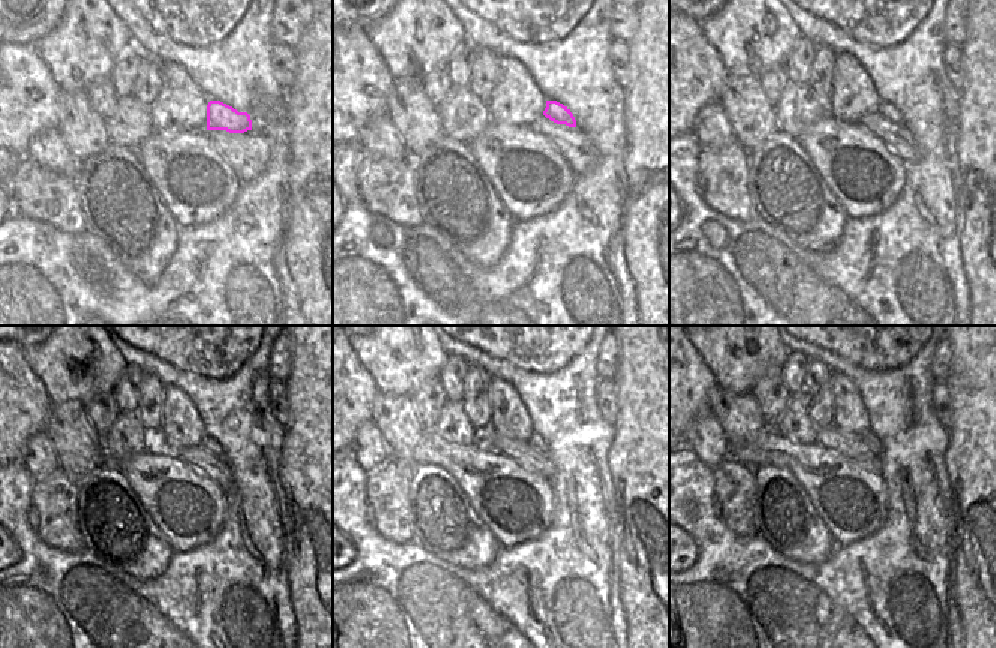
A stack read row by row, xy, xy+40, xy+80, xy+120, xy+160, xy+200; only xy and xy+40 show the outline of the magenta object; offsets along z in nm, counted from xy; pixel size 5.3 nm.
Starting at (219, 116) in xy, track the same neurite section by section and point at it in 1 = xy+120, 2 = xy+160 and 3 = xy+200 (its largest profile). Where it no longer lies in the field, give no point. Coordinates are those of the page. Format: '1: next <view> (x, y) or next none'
1: next xy+120 (212, 444)
2: next xy+160 (536, 440)
3: next xy+200 (870, 438)

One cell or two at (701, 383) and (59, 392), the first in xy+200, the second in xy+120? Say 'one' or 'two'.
two

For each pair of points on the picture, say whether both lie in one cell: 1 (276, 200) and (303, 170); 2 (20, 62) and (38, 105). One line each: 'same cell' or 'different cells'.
1: different cells
2: same cell

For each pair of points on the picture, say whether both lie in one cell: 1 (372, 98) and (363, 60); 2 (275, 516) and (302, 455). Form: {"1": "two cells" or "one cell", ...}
{"1": "one cell", "2": "two cells"}

